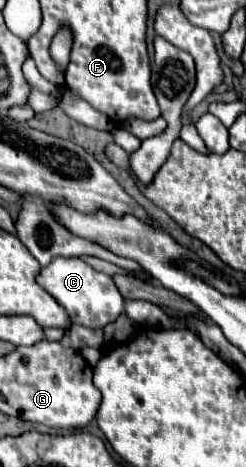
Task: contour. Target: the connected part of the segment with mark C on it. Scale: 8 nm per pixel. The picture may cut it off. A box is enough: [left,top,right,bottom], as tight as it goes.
[37,257,123,329]

